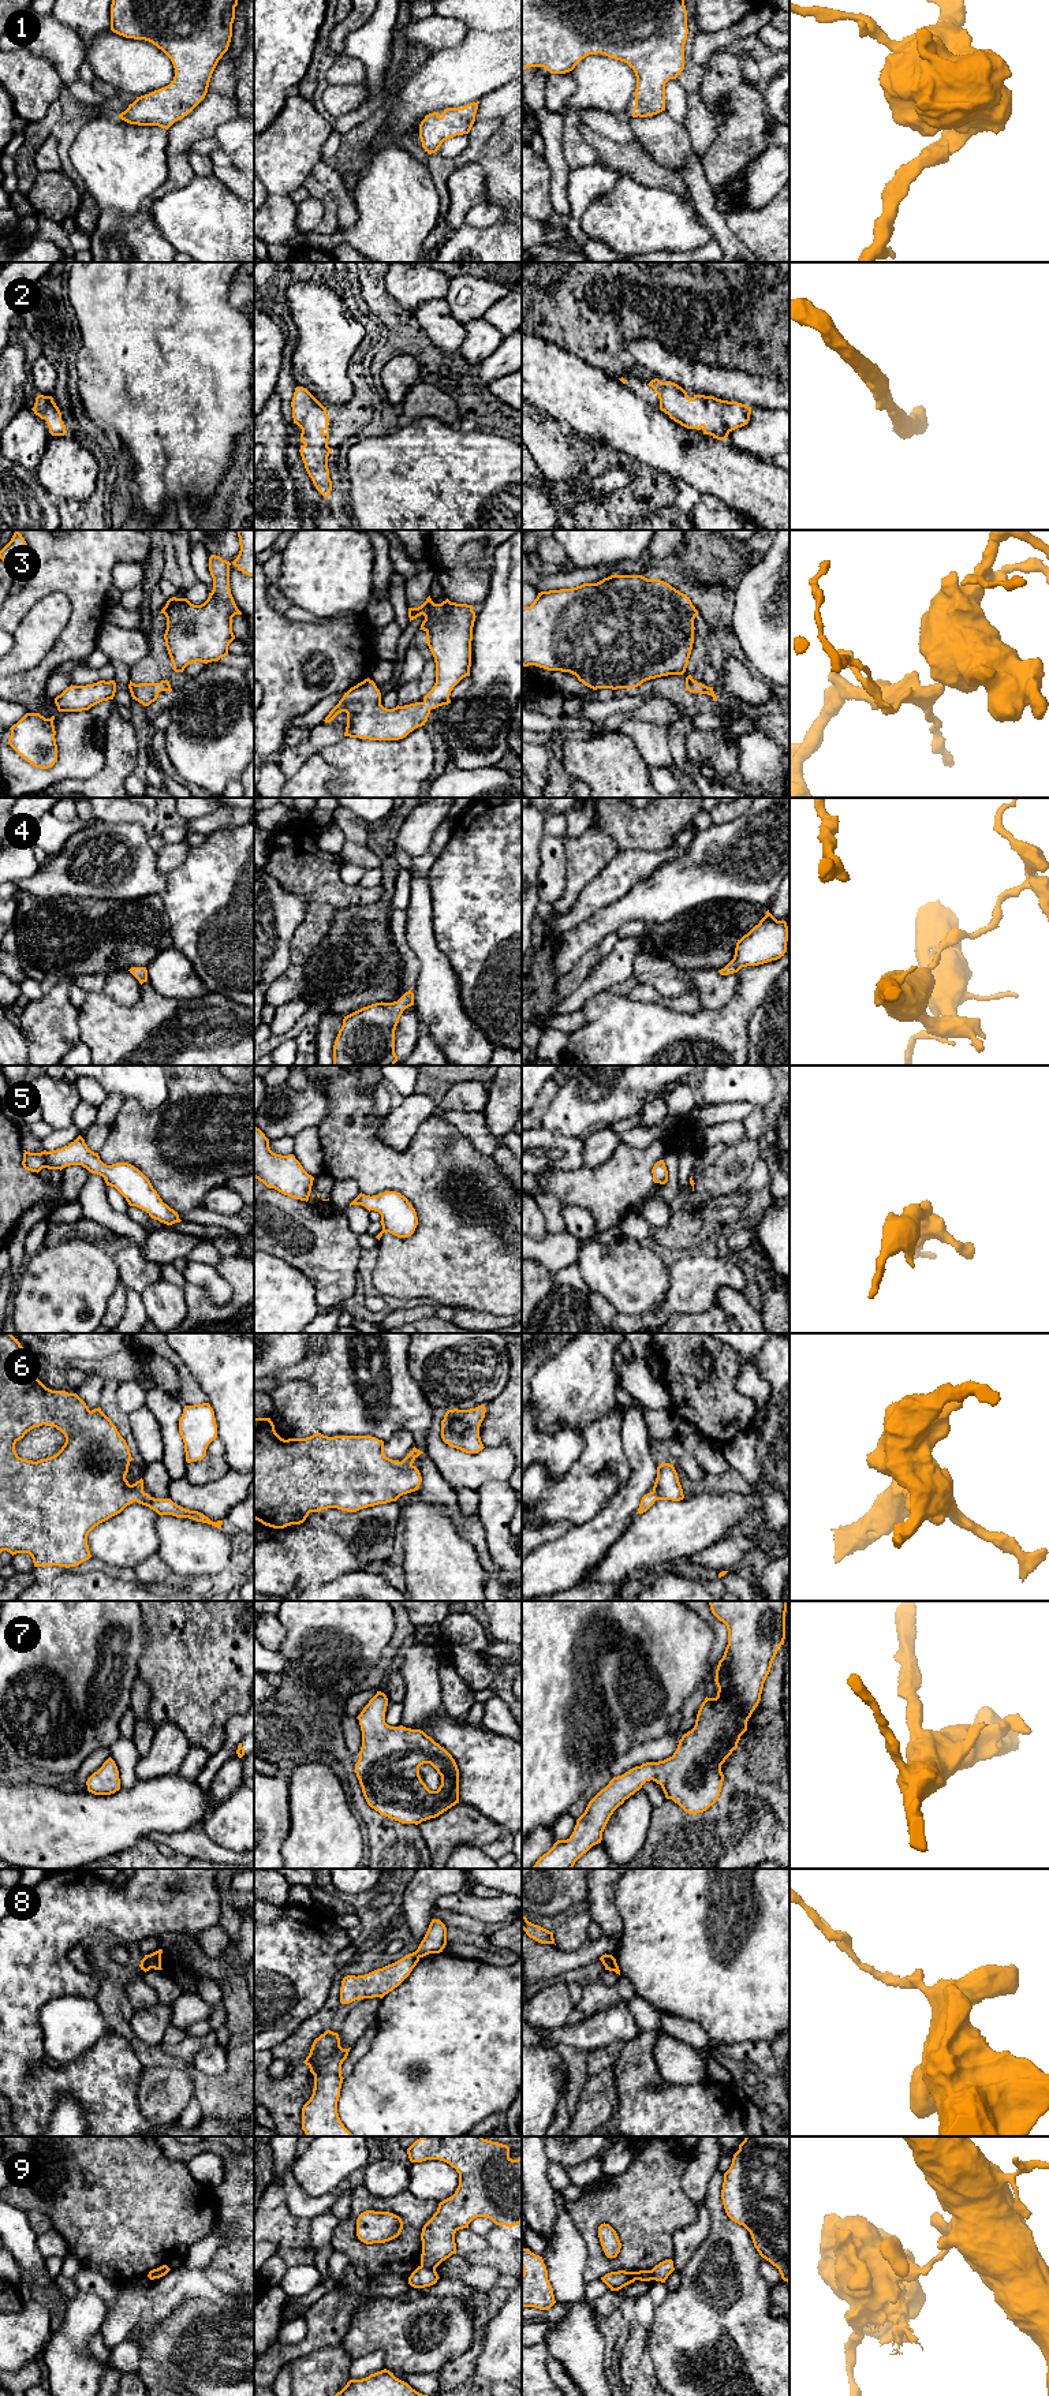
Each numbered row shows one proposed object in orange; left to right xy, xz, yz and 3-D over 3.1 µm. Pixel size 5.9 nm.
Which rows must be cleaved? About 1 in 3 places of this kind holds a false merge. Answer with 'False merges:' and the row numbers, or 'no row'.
False merges: 8, 9

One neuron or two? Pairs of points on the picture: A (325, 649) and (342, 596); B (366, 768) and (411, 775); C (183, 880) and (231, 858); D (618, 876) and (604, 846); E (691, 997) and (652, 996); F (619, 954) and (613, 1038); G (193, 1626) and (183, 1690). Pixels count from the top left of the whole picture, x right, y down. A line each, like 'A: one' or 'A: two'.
A: two
B: one
C: one
D: two
E: one
F: two
G: one

